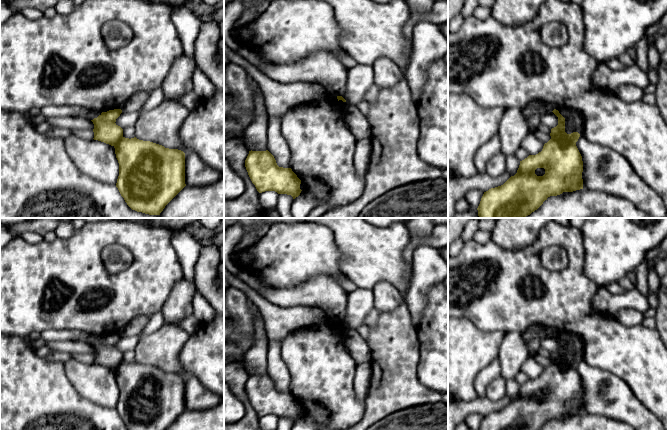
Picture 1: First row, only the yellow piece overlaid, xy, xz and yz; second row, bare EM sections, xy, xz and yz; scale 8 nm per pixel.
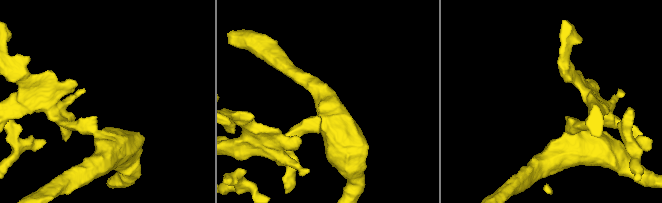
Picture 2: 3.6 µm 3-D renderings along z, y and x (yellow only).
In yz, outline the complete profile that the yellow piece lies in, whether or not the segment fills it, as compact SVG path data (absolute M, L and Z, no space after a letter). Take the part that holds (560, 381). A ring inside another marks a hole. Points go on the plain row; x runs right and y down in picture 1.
M556 333L552 336L558 341L558 349L551 353L551 363L544 368L542 375L520 385L517 397L503 409L484 416L479 430L541 430L550 420L583 413L583 385L576 370L580 358L578 356L567 358L565 342ZM537 392L544 392L545 398L537 400L535 398Z

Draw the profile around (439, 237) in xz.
M435 225L431 235L427 239L414 239L412 236L409 237L409 242L403 252L403 257L409 265L412 263L413 251L417 245L422 243L432 245L439 250L448 246L448 225Z

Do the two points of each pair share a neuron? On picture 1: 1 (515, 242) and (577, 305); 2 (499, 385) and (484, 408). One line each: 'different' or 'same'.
1: different
2: different

